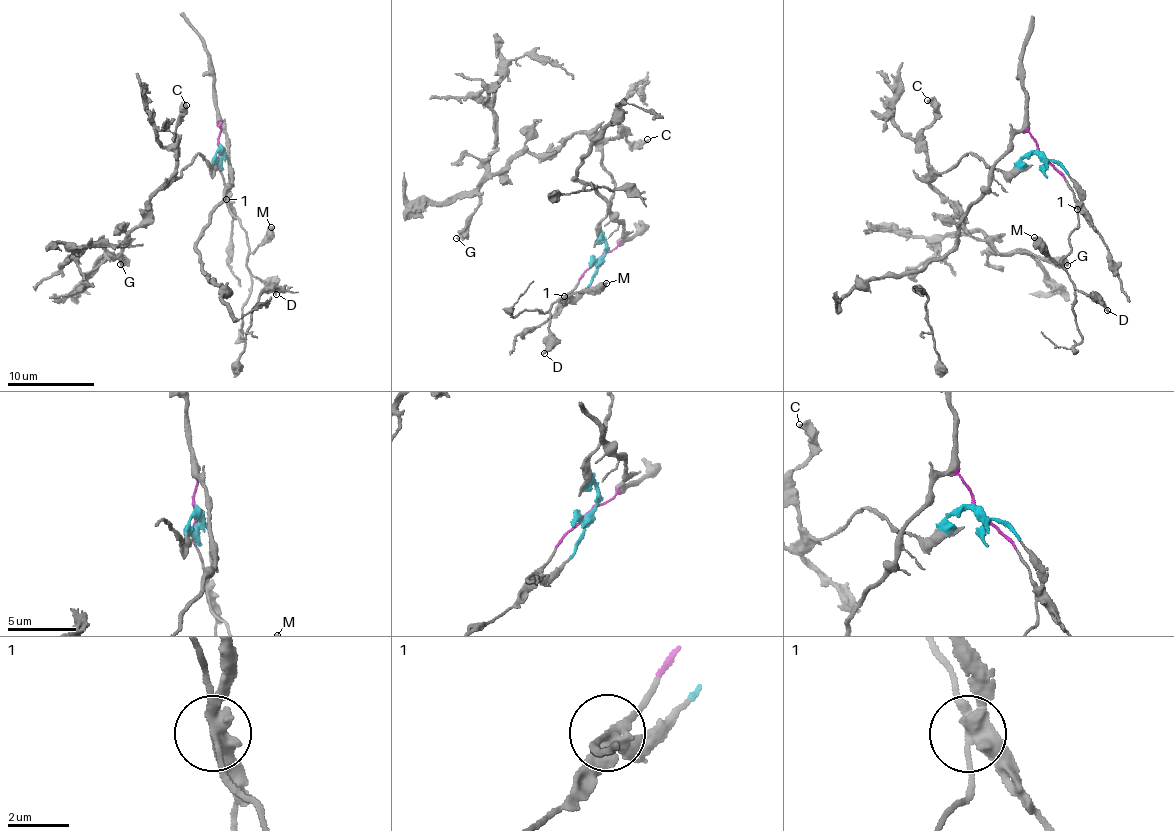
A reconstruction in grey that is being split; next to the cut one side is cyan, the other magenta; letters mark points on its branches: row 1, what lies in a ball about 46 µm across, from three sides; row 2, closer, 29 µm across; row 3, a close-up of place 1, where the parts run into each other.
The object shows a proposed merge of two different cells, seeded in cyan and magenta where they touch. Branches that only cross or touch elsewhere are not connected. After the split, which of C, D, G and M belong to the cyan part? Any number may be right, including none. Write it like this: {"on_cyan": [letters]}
{"on_cyan": ["C", "G"]}

